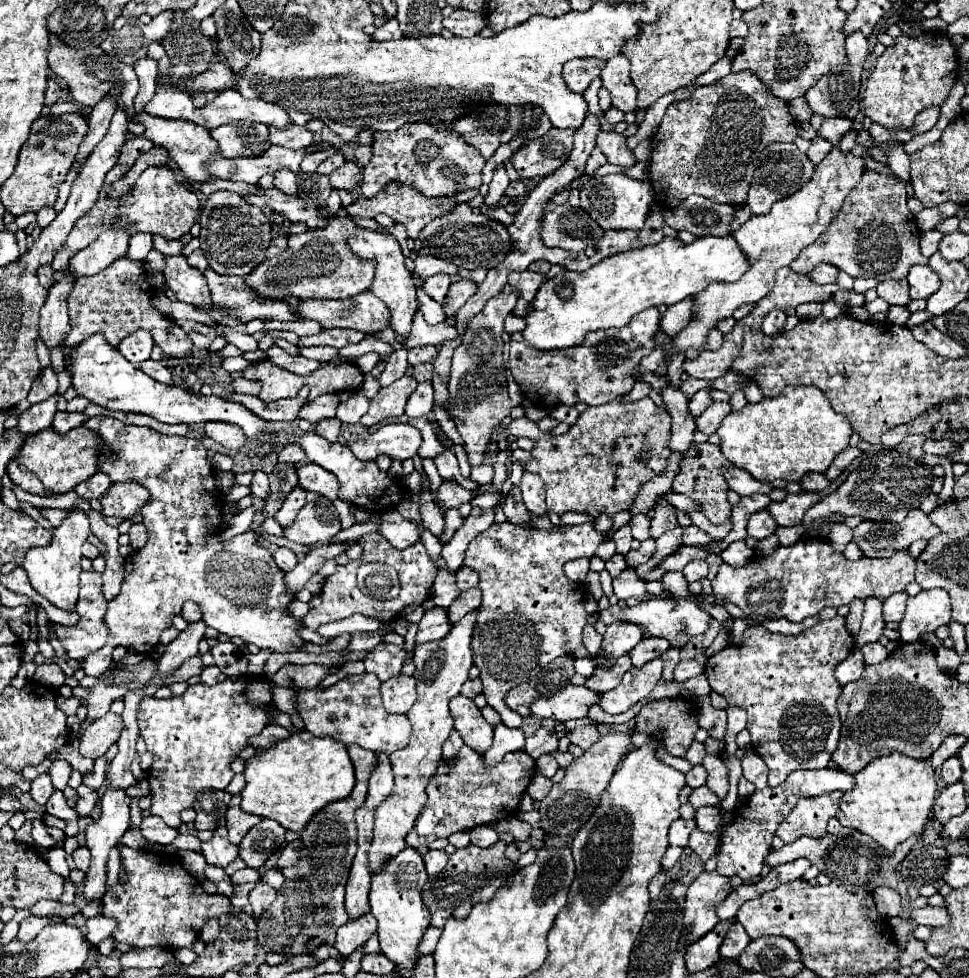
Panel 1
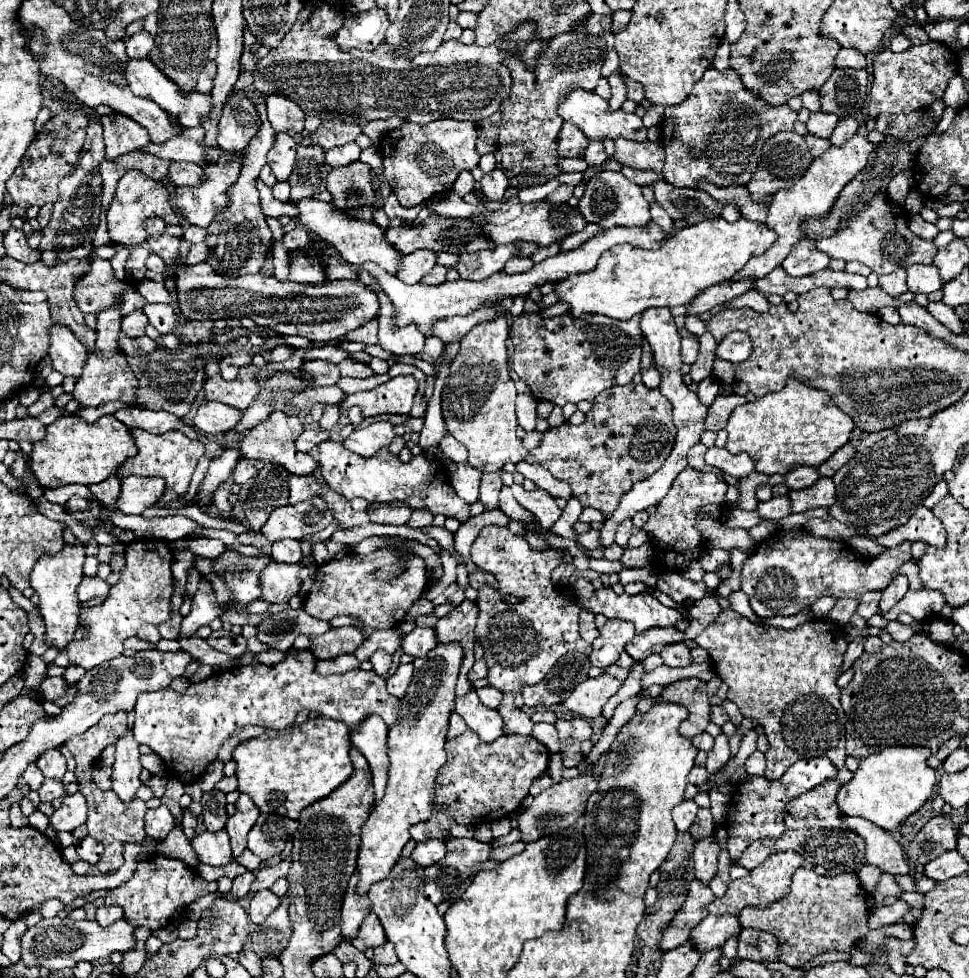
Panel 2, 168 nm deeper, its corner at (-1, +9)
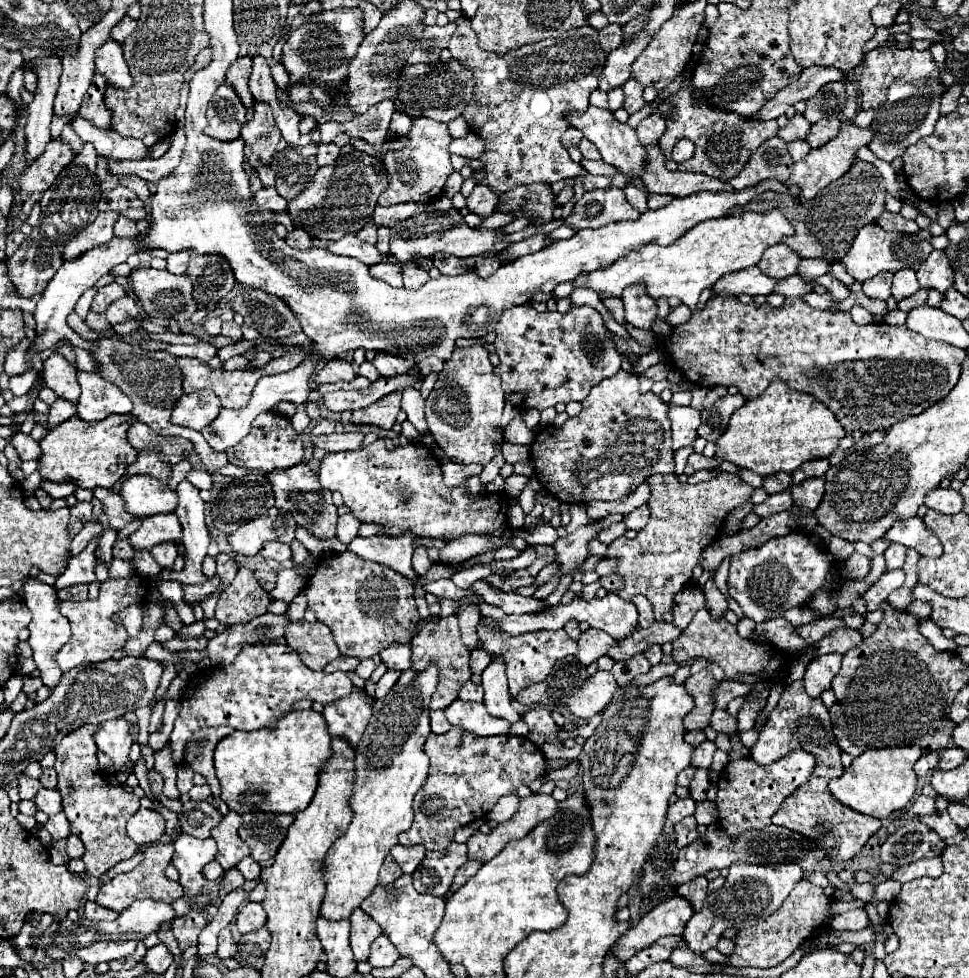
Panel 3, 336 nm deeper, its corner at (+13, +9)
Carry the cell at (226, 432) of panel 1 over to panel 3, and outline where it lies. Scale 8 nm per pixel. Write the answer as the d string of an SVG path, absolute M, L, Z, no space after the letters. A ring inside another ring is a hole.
M193 391L175 401L171 411L171 423L183 425L195 431L207 427L221 411L221 401L213 391Z

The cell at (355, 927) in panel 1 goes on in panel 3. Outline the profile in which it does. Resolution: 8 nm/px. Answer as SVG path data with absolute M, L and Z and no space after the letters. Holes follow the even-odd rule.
M361 909L353 911L351 917L351 949L355 953L355 961L369 959L371 943L383 933L383 929L375 923L373 917L363 913Z

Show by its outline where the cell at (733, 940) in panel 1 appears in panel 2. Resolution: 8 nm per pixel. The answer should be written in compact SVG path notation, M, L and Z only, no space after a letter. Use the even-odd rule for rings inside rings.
M709 915L699 923L699 929L689 937L691 941L699 943L699 951L711 951L723 945L727 939L735 937L741 933L741 923L739 917L733 915Z

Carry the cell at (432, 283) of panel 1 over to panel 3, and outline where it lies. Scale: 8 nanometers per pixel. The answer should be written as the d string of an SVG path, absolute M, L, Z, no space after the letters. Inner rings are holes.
M417 265L403 267L403 287L405 289L419 289L429 281L429 273Z

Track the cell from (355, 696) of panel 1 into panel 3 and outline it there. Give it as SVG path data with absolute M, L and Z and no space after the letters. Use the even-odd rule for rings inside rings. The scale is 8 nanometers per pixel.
M243 645L231 665L205 671L203 677L193 687L189 687L181 699L181 711L171 733L175 761L183 759L187 733L193 733L201 727L233 725L233 729L255 731L277 721L299 699L313 699L325 705L327 701L337 701L349 695L351 691L353 683L343 671L311 671L287 645Z

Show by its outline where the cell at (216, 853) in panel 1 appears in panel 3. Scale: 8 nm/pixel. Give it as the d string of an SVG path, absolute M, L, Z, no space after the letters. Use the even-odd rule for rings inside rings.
M181 835L175 843L175 855L173 855L173 865L175 869L179 871L181 879L179 883L183 885L185 889L185 895L183 899L175 901L173 907L179 915L185 915L191 907L191 899L197 897L201 891L203 891L203 885L207 883L201 875L201 869L215 859L215 853L217 853L217 845L215 841L209 837L209 839L195 839L195 837L189 837L189 835Z

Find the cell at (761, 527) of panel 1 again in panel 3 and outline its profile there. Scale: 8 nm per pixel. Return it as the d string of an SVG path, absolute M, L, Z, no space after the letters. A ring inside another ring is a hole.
M783 491L783 493L775 493L775 495L769 495L761 505L755 505L755 513L763 519L763 517L771 517L775 513L781 513L781 511L789 511L793 507L793 497L789 491Z

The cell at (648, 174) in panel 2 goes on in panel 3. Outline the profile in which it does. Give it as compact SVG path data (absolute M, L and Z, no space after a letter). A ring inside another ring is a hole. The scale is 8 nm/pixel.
M459 17L457 33L449 41L453 59L473 71L475 89L463 117L471 131L485 141L485 175L487 185L497 193L507 193L517 185L555 183L567 177L583 177L583 189L607 189L607 177L589 175L575 163L561 145L561 135L567 131L569 113L587 111L589 95L597 89L607 53L599 45L599 33L591 25L583 25L557 39L543 39L507 53L485 51L477 45L477 35L471 29L469 17ZM571 55L577 67L571 67Z

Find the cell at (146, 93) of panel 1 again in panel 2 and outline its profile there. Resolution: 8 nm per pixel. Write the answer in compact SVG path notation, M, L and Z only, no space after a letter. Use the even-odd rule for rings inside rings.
M141 31L139 35L133 35L125 41L127 55L131 59L149 59L149 51L153 49L153 37L147 31Z

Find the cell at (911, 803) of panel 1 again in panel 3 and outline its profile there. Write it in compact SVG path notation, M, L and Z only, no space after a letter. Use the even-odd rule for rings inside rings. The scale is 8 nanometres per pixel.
M917 745L867 749L863 755L853 759L851 767L847 767L841 777L829 783L829 789L843 805L877 819L887 819L893 811L905 809L905 805L911 803L917 789L917 775L913 765L921 755L923 751Z

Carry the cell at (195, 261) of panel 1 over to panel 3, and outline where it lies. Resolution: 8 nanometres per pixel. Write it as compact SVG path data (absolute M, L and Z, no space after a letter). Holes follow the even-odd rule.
M171 253L167 257L167 271L183 275L187 271L187 263L189 263L189 253Z

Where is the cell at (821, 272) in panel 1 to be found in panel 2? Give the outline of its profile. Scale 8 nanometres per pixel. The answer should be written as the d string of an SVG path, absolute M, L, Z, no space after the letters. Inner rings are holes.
M803 239L791 249L791 253L787 255L787 259L781 265L789 275L805 277L805 275L817 273L821 269L827 269L829 261L831 261L831 257L827 257L827 253L819 253L815 249L813 239Z

